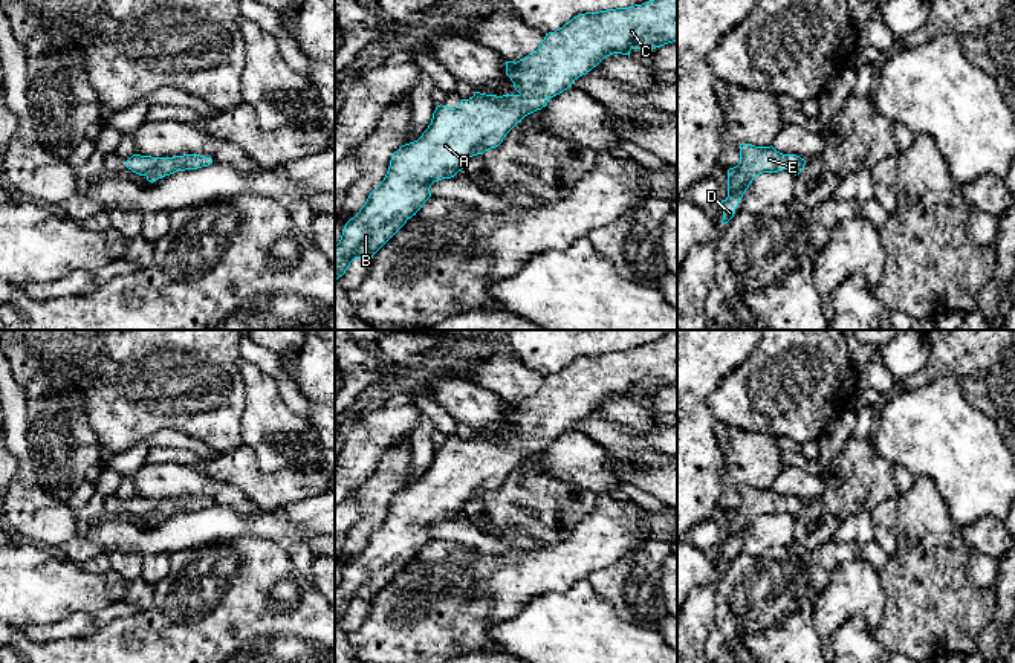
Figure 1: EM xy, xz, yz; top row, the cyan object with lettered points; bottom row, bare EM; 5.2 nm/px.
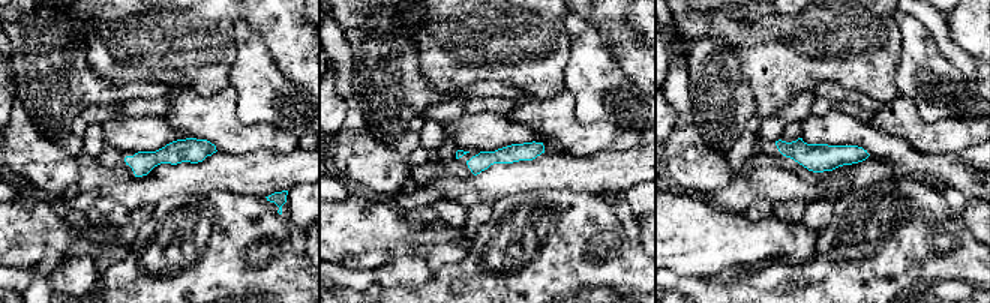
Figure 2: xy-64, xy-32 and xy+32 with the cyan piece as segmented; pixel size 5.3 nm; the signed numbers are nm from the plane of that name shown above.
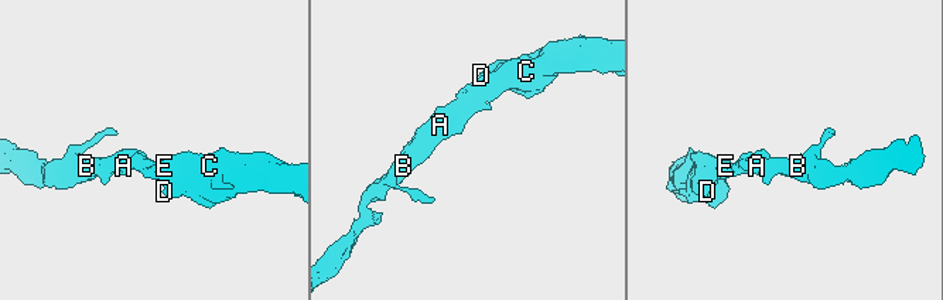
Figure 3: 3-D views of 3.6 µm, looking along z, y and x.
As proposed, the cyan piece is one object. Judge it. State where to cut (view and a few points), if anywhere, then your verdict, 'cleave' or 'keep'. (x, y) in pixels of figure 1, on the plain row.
no cut; keep

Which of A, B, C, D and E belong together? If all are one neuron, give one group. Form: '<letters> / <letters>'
A B C D E

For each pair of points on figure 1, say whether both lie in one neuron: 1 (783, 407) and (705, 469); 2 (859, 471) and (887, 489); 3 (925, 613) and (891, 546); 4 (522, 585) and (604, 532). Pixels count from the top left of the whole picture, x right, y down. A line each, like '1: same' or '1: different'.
1: different
2: same
3: different
4: same

